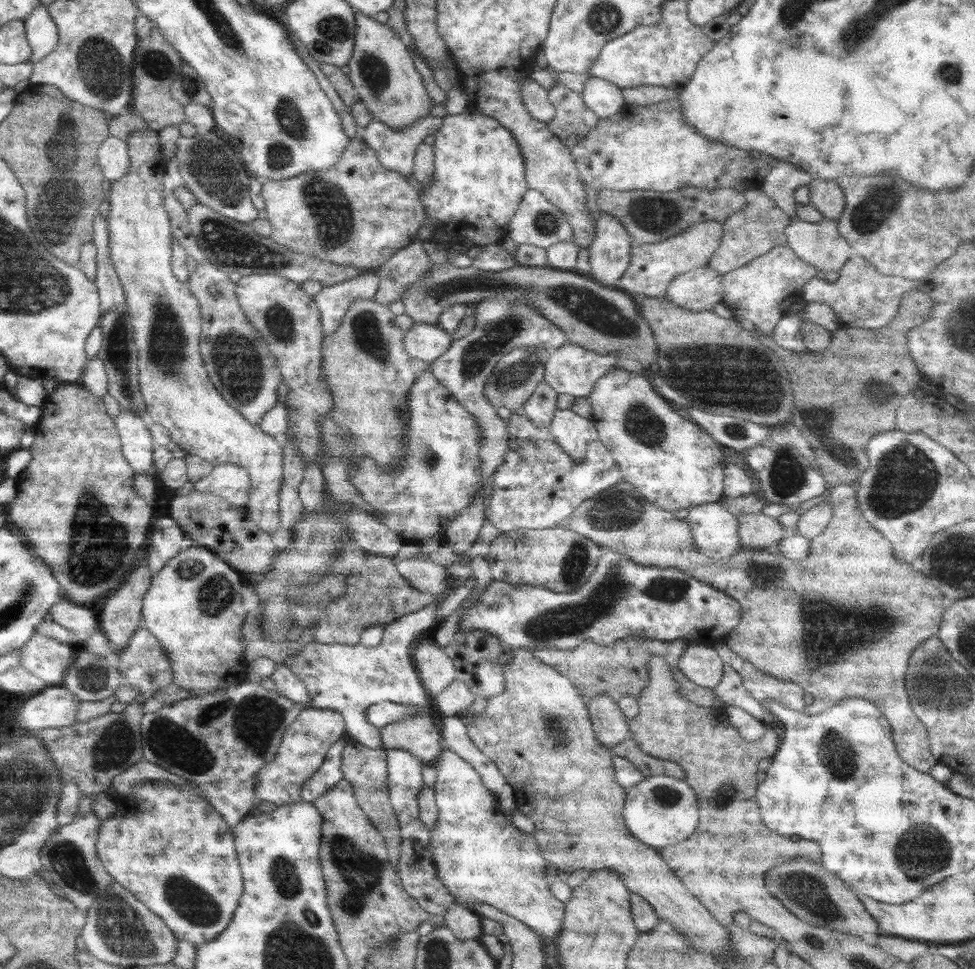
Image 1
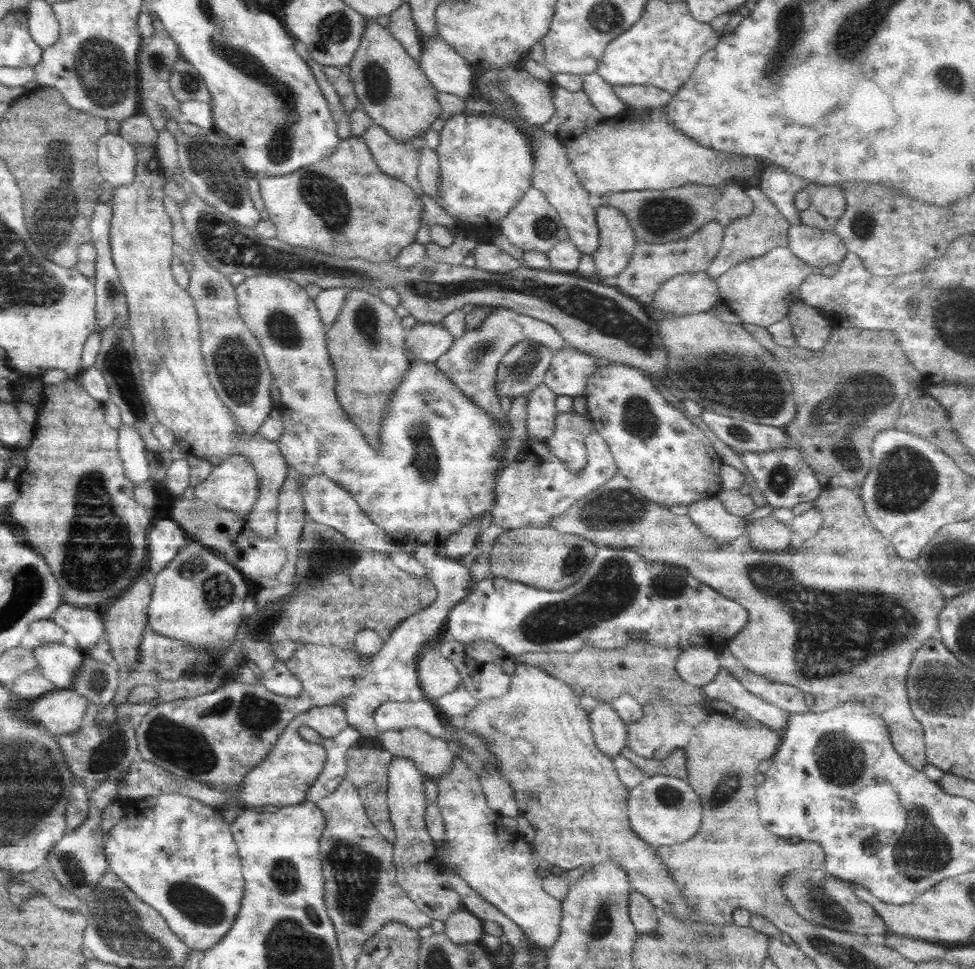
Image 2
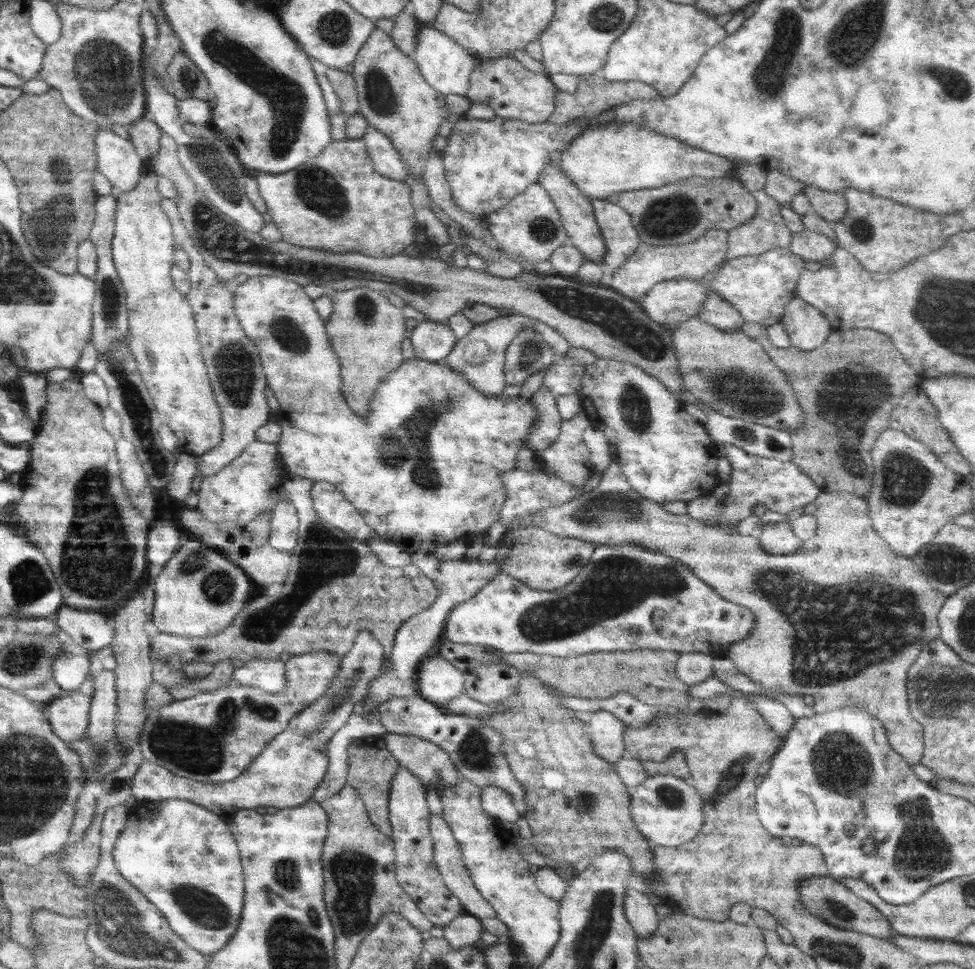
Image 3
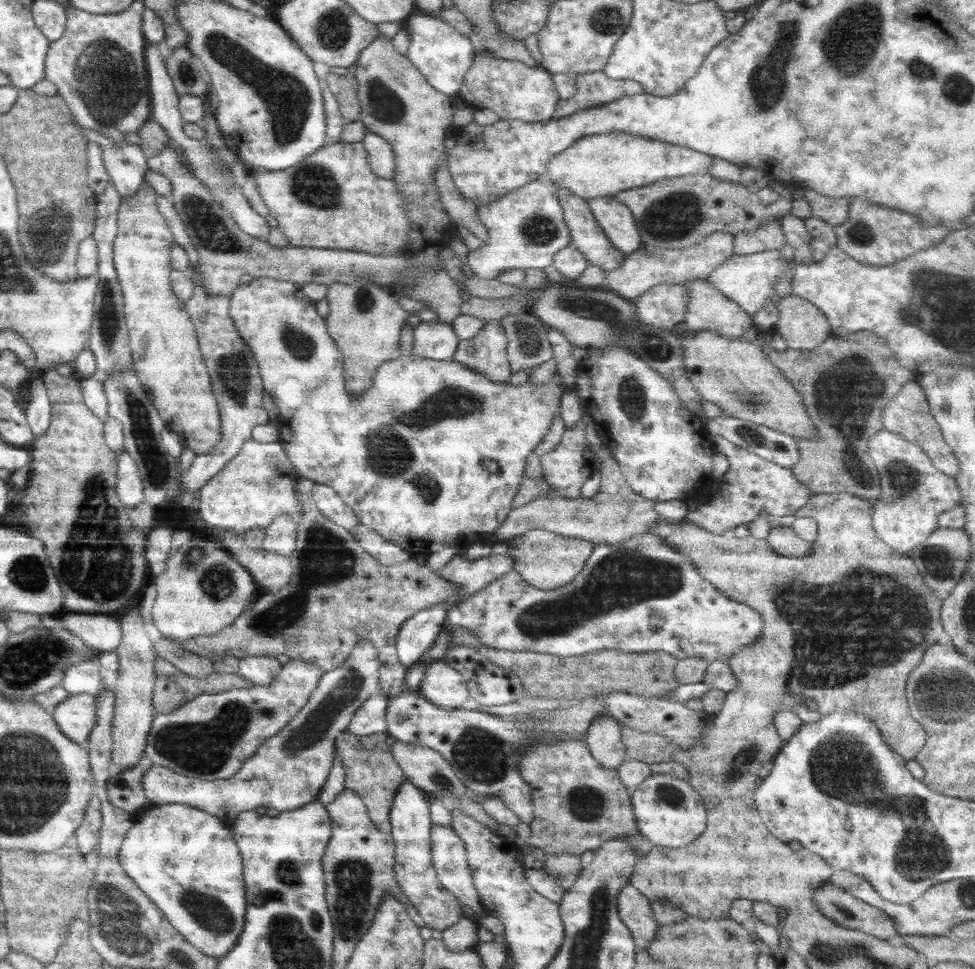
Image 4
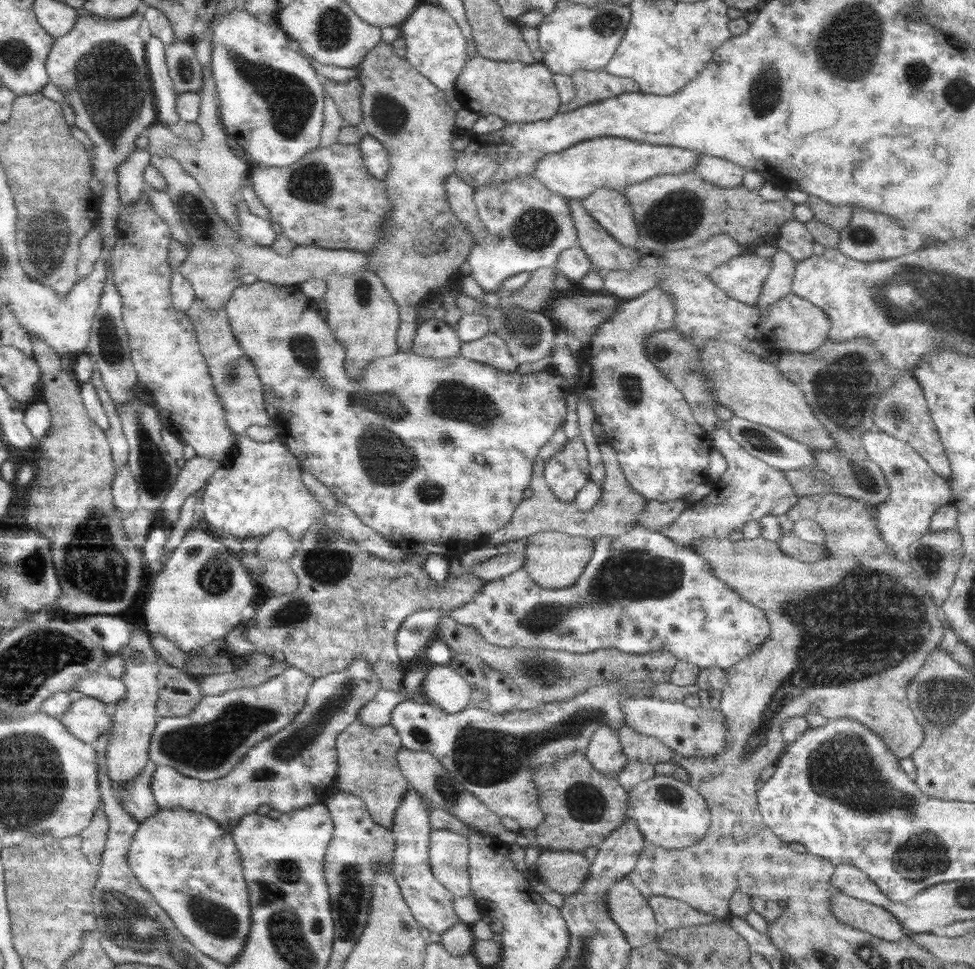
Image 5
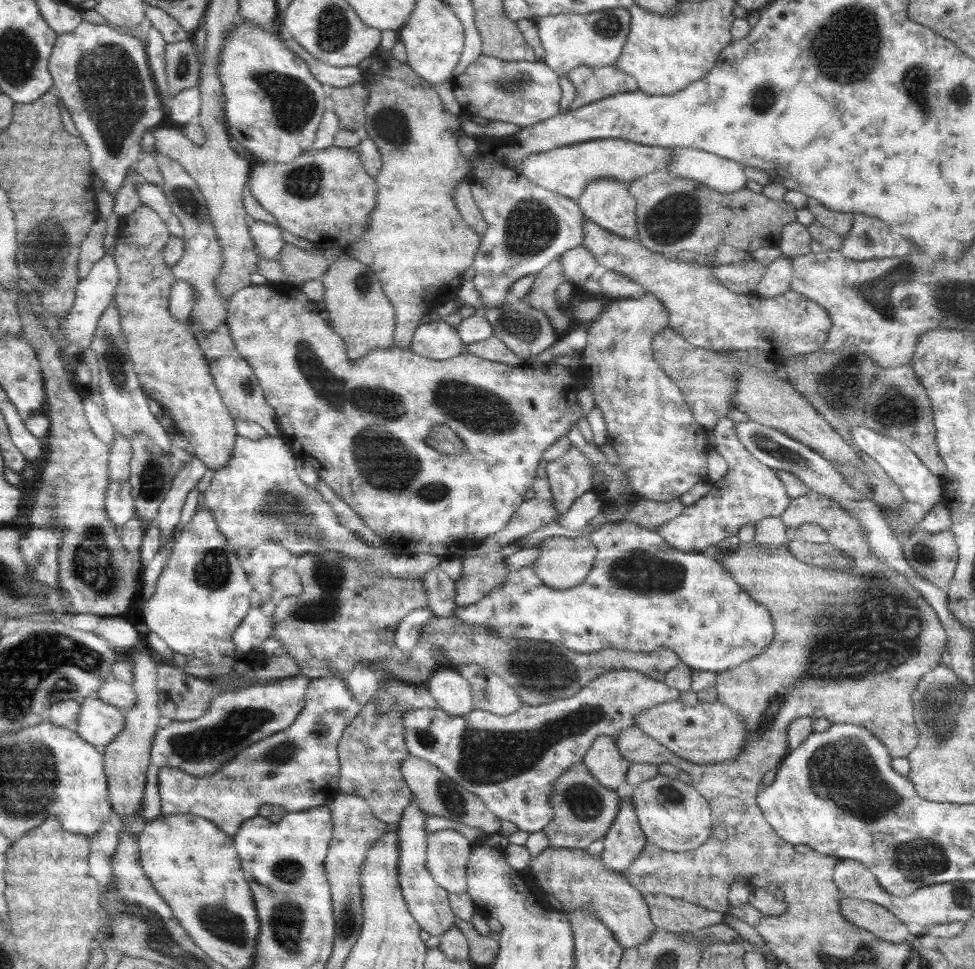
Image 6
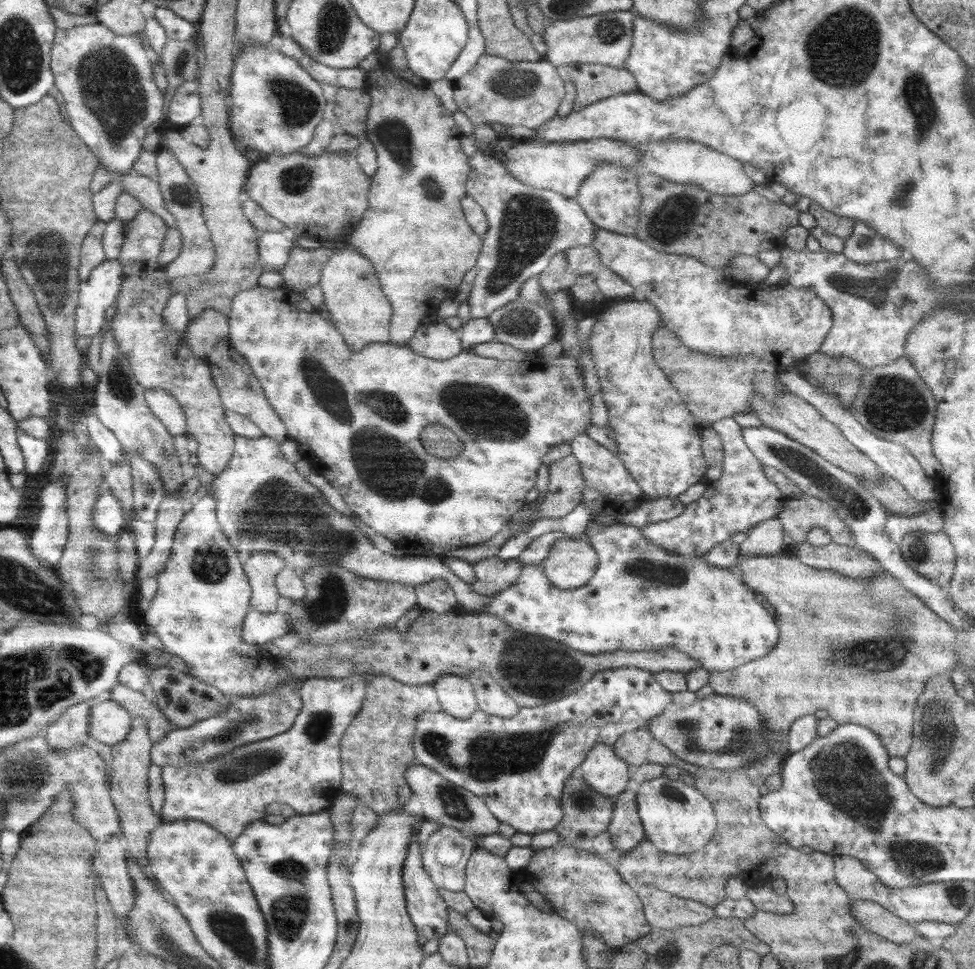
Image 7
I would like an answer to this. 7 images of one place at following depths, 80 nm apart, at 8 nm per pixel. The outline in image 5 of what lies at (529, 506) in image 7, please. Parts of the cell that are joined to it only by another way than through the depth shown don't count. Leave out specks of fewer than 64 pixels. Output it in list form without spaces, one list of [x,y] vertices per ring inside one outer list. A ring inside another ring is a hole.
[[[582,437],[568,439],[562,451],[544,460],[543,473],[555,496],[572,502],[576,493],[590,481],[588,453]]]

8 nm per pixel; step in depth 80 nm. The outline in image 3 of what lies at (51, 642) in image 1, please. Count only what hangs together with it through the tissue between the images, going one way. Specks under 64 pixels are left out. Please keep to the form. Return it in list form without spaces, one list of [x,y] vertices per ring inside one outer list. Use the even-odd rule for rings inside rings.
[[[62,653],[52,662],[53,681],[68,691],[78,691],[80,685],[93,678],[90,662],[84,656],[73,653]]]

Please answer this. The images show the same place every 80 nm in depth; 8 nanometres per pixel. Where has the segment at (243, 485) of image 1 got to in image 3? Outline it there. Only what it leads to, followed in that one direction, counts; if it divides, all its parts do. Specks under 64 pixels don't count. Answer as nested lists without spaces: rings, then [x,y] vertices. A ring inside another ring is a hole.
[[[256,439],[242,451],[242,454],[232,460],[216,474],[205,476],[200,482],[200,488],[196,492],[198,495],[197,507],[201,510],[202,516],[212,524],[226,524],[234,522],[236,526],[245,528],[252,520],[257,519],[262,513],[270,513],[275,509],[276,503],[280,499],[288,499],[283,489],[284,481],[290,472],[281,459],[277,443],[262,442]]]

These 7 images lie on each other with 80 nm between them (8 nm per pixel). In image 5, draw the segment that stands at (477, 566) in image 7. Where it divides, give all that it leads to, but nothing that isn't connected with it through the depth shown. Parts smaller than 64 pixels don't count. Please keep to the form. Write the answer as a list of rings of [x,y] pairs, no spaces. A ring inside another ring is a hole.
[[[335,525],[335,528],[324,528],[324,526],[312,526],[308,528],[306,536],[297,543],[294,557],[291,559],[289,566],[296,574],[298,579],[298,590],[292,592],[292,594],[282,594],[282,595],[272,595],[264,603],[257,607],[256,615],[253,616],[251,620],[251,625],[247,628],[245,636],[249,642],[255,647],[255,652],[264,652],[266,648],[271,648],[273,652],[282,652],[286,658],[286,662],[291,665],[291,667],[298,668],[300,672],[313,676],[314,678],[320,678],[321,676],[326,676],[328,674],[334,674],[334,672],[342,672],[346,670],[356,658],[366,658],[366,662],[372,666],[375,670],[375,674],[381,682],[381,688],[386,690],[391,690],[392,692],[400,692],[403,690],[403,678],[405,677],[405,672],[400,668],[400,660],[397,653],[396,635],[400,625],[403,620],[408,618],[413,612],[421,610],[436,610],[439,614],[447,614],[453,608],[464,606],[468,602],[472,602],[478,592],[482,592],[482,588],[488,584],[488,580],[483,580],[471,572],[480,566],[482,562],[486,560],[492,560],[499,555],[496,547],[492,546],[472,546],[467,548],[467,551],[460,557],[460,562],[462,564],[462,571],[459,574],[450,574],[449,577],[443,582],[444,586],[440,584],[434,584],[433,578],[423,569],[418,568],[415,564],[410,564],[407,560],[405,561],[382,561],[377,557],[371,556],[368,552],[365,552],[358,544],[355,544],[351,539],[344,537],[340,534],[341,530]]]

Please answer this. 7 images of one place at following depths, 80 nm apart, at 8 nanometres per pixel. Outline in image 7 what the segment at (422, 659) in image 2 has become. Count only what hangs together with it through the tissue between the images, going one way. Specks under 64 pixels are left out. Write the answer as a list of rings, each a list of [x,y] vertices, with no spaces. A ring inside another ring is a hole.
[[[442,675],[433,682],[442,711],[450,716],[465,719],[478,708],[472,683],[458,675]]]

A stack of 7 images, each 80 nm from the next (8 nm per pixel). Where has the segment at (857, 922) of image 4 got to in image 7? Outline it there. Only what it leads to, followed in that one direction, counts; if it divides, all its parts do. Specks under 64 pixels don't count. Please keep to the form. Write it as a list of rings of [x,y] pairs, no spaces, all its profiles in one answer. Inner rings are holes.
[[[855,899],[851,904],[851,915],[870,932],[896,944],[912,942],[918,936],[909,922],[871,900]]]

